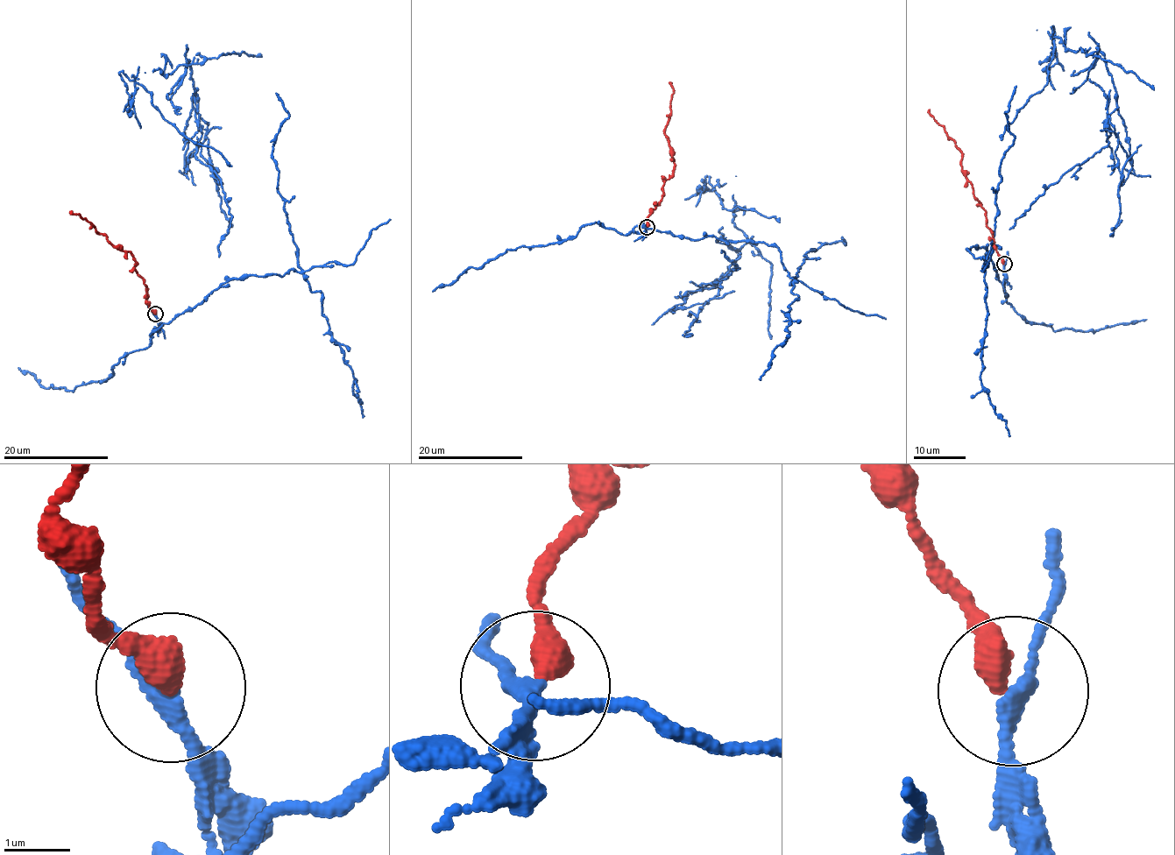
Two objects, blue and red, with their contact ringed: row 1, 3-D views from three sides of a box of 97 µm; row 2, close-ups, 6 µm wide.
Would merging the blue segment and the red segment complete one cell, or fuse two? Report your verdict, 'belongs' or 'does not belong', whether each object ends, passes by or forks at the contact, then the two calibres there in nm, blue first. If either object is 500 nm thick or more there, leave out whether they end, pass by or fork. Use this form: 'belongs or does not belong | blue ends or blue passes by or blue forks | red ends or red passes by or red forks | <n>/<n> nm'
does not belong | blue passes by | red ends | 200/420 nm

